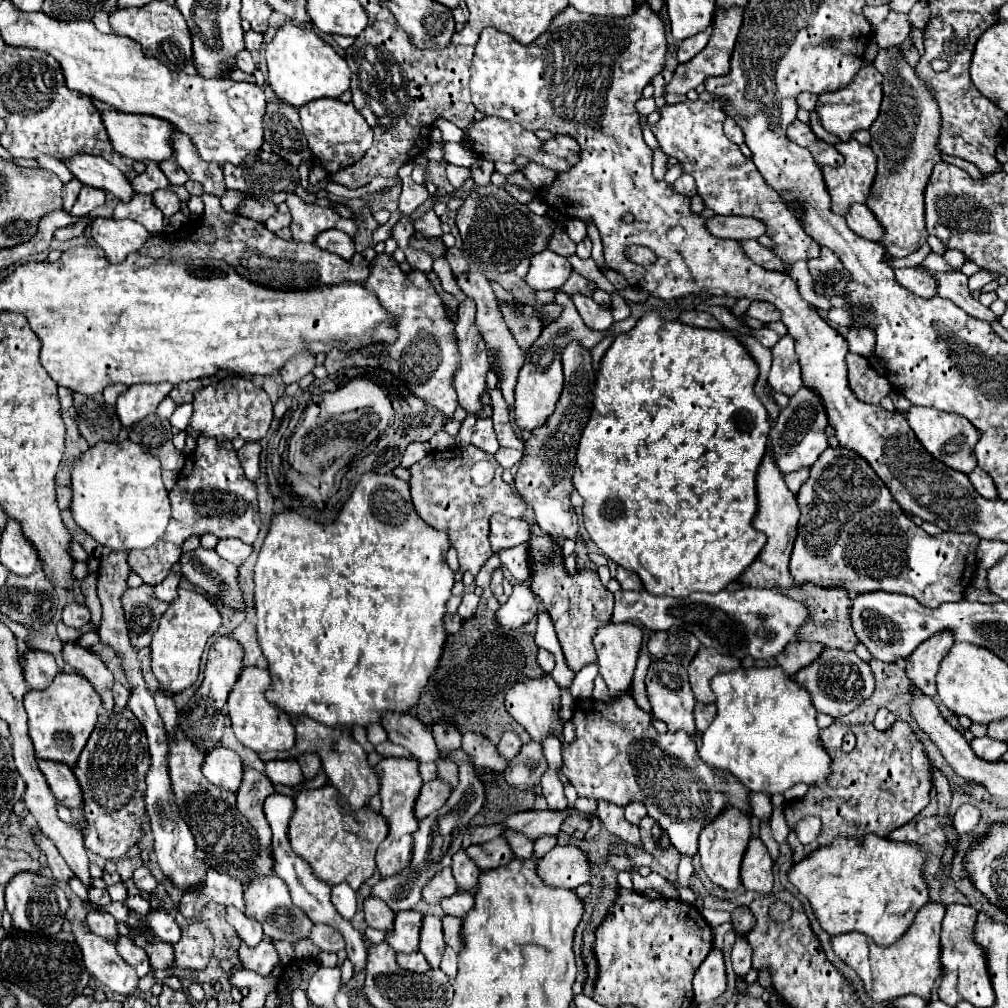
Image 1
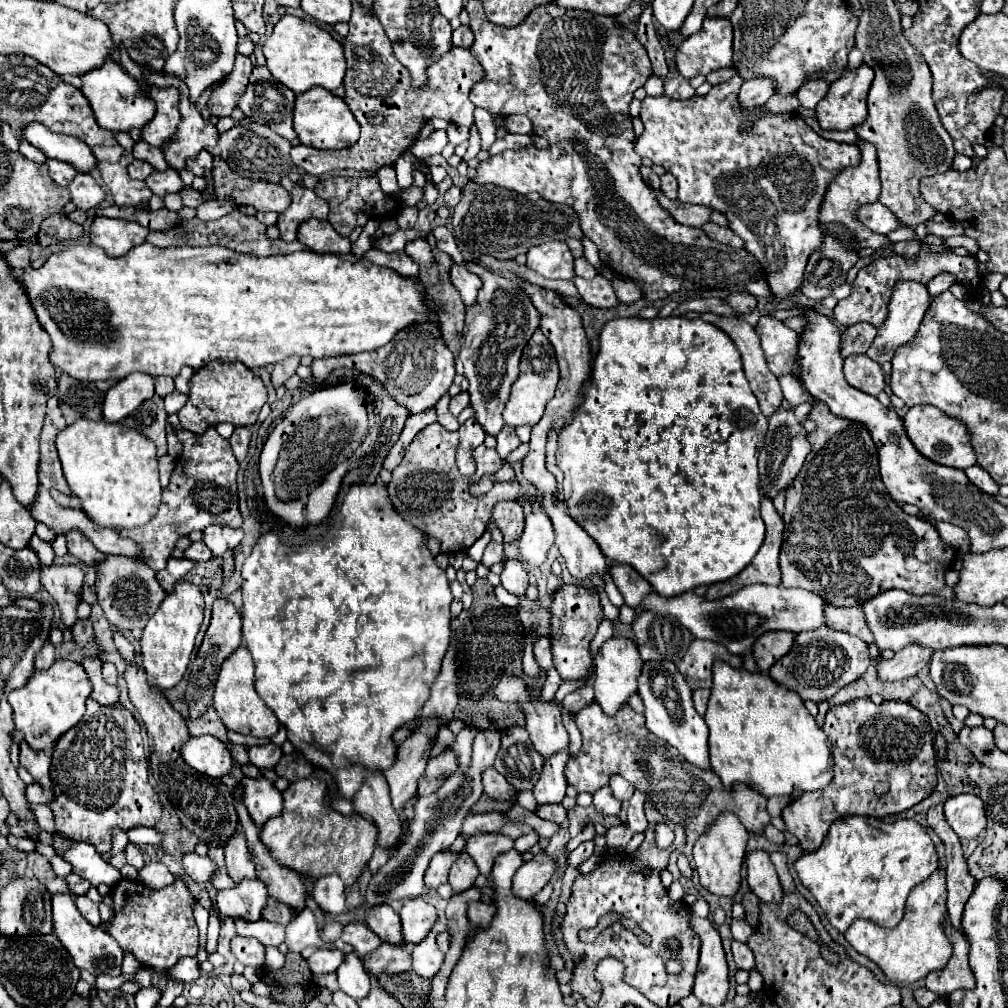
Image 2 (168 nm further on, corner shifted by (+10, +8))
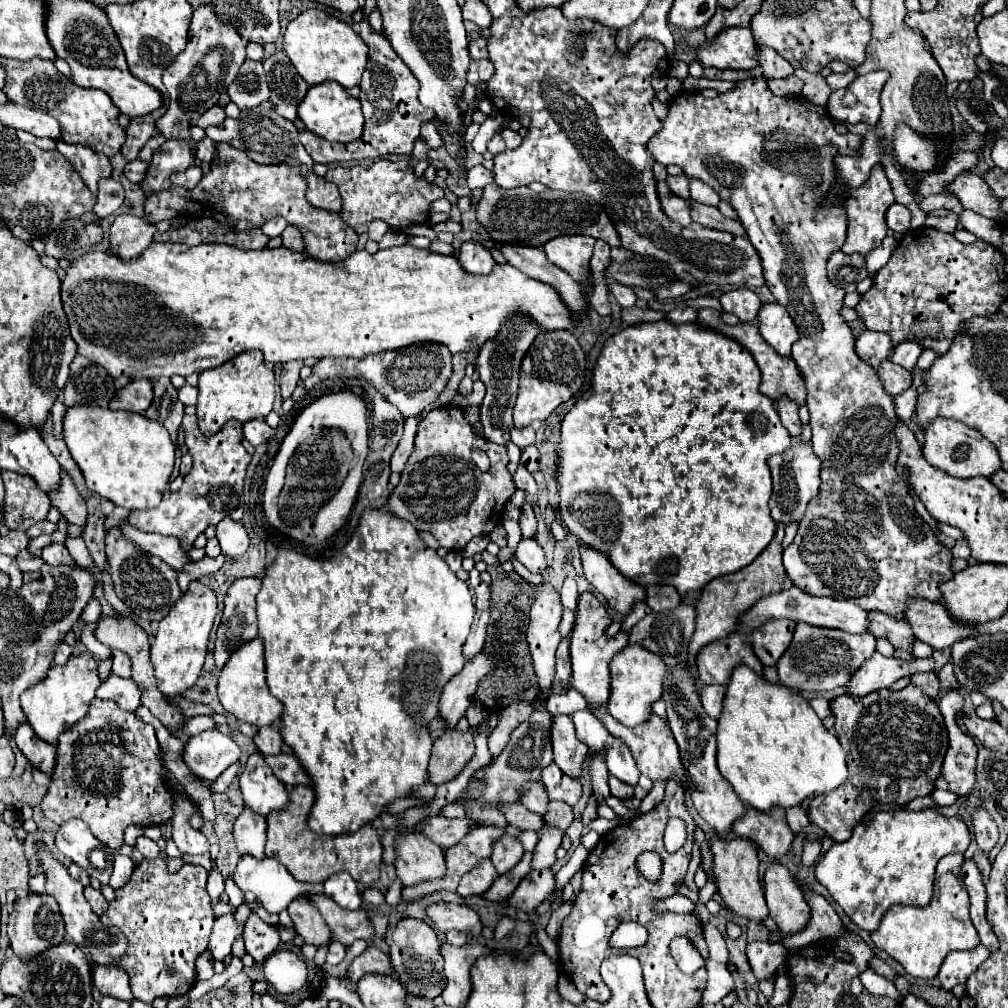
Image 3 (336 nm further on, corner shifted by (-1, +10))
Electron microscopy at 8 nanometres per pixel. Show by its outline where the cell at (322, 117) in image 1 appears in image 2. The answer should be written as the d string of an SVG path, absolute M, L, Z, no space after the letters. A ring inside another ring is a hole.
M320 86L306 90L304 94L296 96L294 104L294 130L302 144L318 148L318 150L340 150L352 146L360 136L360 126L346 106L346 102L334 96L330 90Z

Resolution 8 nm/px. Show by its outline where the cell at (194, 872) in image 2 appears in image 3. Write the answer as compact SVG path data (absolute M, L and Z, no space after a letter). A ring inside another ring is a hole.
M175 794L175 814L173 814L173 842L185 854L207 854L209 842L207 838L189 826L189 818L193 816L191 802L183 800Z

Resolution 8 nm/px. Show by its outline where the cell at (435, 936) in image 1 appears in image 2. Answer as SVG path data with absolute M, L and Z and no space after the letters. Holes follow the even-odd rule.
M440 920L434 930L412 948L412 962L414 962L414 972L426 980L432 980L432 976L442 968L444 964L444 952L436 944L436 934L442 932L446 924Z

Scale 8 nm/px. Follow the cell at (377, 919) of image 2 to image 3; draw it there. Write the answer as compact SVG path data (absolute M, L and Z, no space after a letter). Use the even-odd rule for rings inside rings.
M409 916L401 918L395 928L387 926L385 942L389 946L391 964L393 964L395 972L399 974L399 980L403 982L403 986L407 988L409 994L435 998L443 992L443 978L441 978L443 960L439 958L441 942L425 920L417 920L417 918L409 918Z

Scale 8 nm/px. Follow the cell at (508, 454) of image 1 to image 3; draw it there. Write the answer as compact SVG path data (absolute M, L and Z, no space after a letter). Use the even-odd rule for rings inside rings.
M531 426L521 428L521 430L519 428L513 428L511 430L511 442L517 444L519 448L527 448L527 446L535 444L535 430Z

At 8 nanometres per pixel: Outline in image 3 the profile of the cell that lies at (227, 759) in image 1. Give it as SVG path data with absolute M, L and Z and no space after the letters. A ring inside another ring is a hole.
M207 730L191 736L185 746L183 760L195 776L213 782L227 766L237 762L239 756L241 750L229 736L219 730Z

